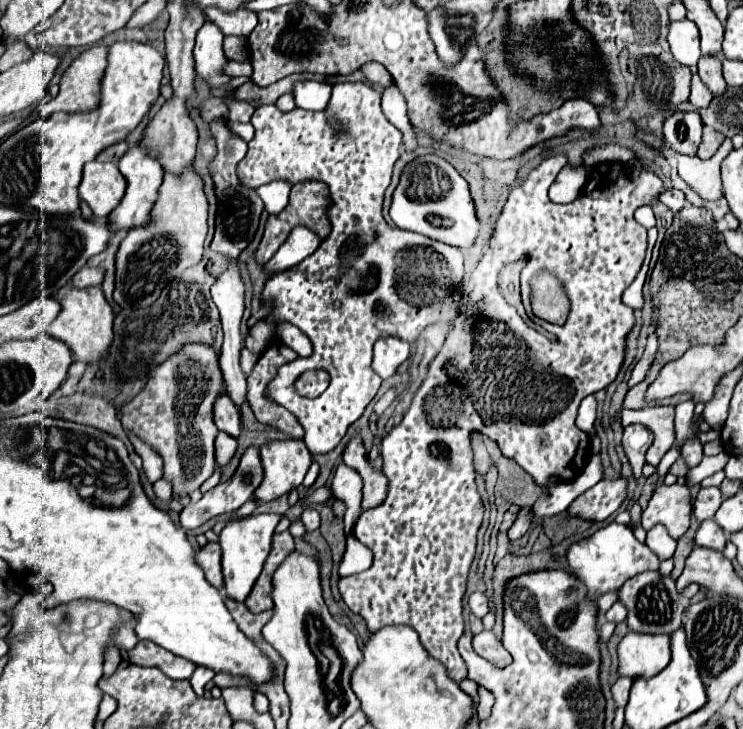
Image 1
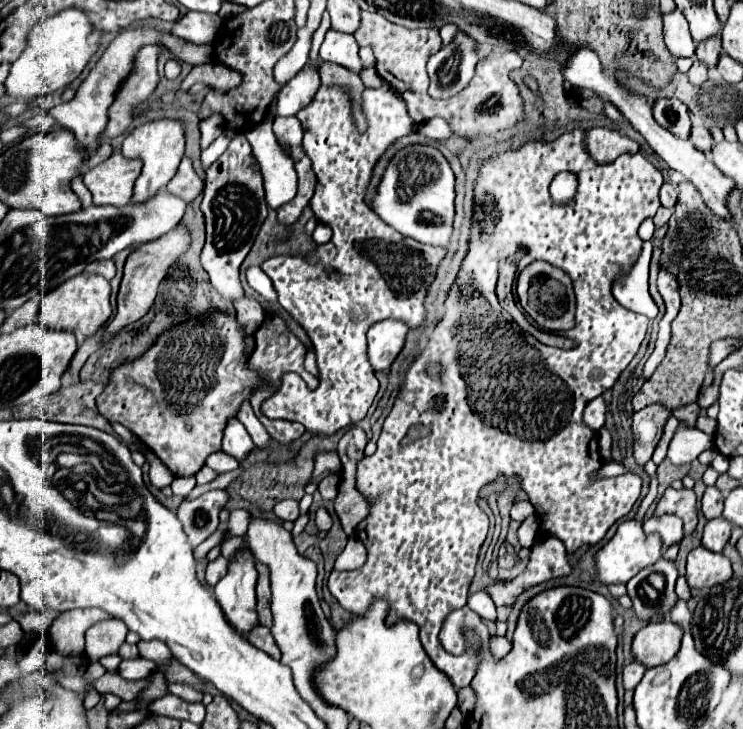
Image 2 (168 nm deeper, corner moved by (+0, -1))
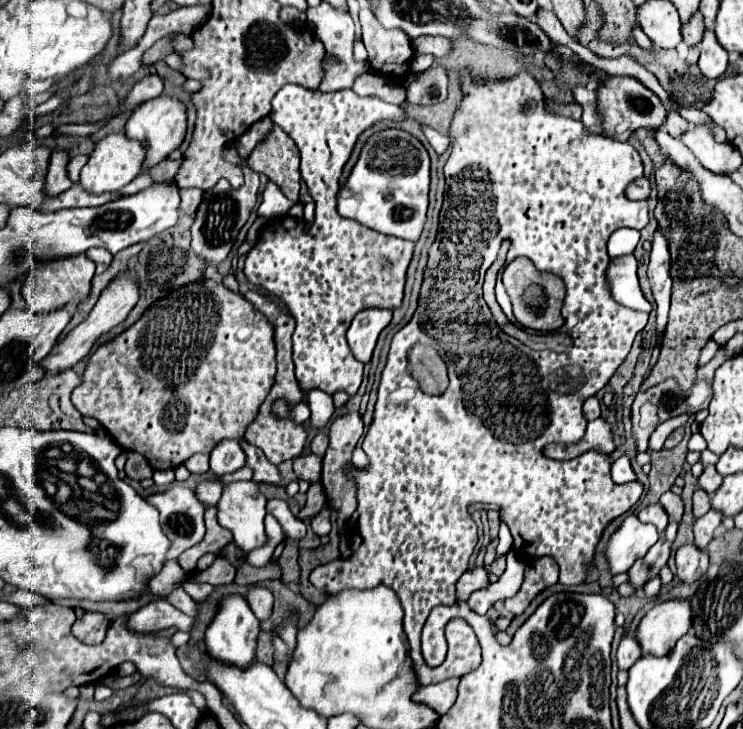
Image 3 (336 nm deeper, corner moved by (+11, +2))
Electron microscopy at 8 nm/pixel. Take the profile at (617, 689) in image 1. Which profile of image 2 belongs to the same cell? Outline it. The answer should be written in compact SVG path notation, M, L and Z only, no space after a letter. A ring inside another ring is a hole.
M632 661L630 665L626 665L626 667L624 667L624 673L622 673L624 689L626 689L626 691L634 689L634 687L640 683L640 679L644 677L644 673L646 673L646 667L640 665L638 661Z

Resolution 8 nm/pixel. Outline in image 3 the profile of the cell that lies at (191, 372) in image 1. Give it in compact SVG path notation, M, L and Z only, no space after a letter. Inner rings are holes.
M197 280L197 282L185 284L185 286L169 292L165 298L157 300L155 304L151 304L133 326L129 326L125 332L121 332L113 340L101 344L93 352L93 356L89 358L87 368L85 368L85 372L81 376L81 384L71 394L71 402L81 414L93 416L95 420L99 420L99 424L109 432L109 436L113 438L113 442L117 446L121 446L125 450L131 450L131 452L143 454L153 470L169 470L169 468L181 466L193 454L211 454L211 450L221 440L243 438L245 430L257 418L259 406L263 404L263 400L267 398L267 394L269 394L269 390L271 390L271 386L275 382L275 372L277 372L277 362L275 362L273 326L263 316L263 312L255 310L253 304L243 298L243 294L231 292L229 288L225 288L223 284L219 284L215 280Z

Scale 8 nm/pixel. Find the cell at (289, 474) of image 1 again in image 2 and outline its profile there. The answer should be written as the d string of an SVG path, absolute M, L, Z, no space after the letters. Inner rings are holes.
M234 509L230 513L230 521L228 521L228 527L226 527L228 537L230 535L246 535L246 529L248 529L250 521L252 521L250 511L246 511L246 509Z

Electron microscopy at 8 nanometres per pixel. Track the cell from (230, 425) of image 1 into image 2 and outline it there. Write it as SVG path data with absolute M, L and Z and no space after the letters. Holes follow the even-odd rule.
M232 417L224 429L224 441L222 441L222 451L230 453L232 457L236 457L238 461L242 457L246 457L250 453L250 449L254 447L252 437L248 435L248 431L244 429L244 425Z

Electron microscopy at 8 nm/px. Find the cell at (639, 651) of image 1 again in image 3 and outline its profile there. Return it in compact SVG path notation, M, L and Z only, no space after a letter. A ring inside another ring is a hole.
M673 598L655 604L641 620L635 638L643 654L665 656L675 642L687 634L693 622L691 602L687 598Z

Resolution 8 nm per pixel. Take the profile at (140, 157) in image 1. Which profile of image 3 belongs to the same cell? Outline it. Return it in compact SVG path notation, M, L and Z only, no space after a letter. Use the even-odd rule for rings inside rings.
M161 94L137 106L125 124L125 134L133 140L141 140L143 146L147 148L145 172L149 172L151 166L165 160L173 150L177 150L185 138L185 132L187 132L187 108L177 96L167 94Z

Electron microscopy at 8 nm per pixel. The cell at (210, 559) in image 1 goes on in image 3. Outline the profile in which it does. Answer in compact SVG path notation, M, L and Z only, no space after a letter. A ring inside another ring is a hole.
M215 558L215 562L205 572L195 572L191 576L195 582L207 582L213 586L231 584L235 580L235 566L227 558Z

